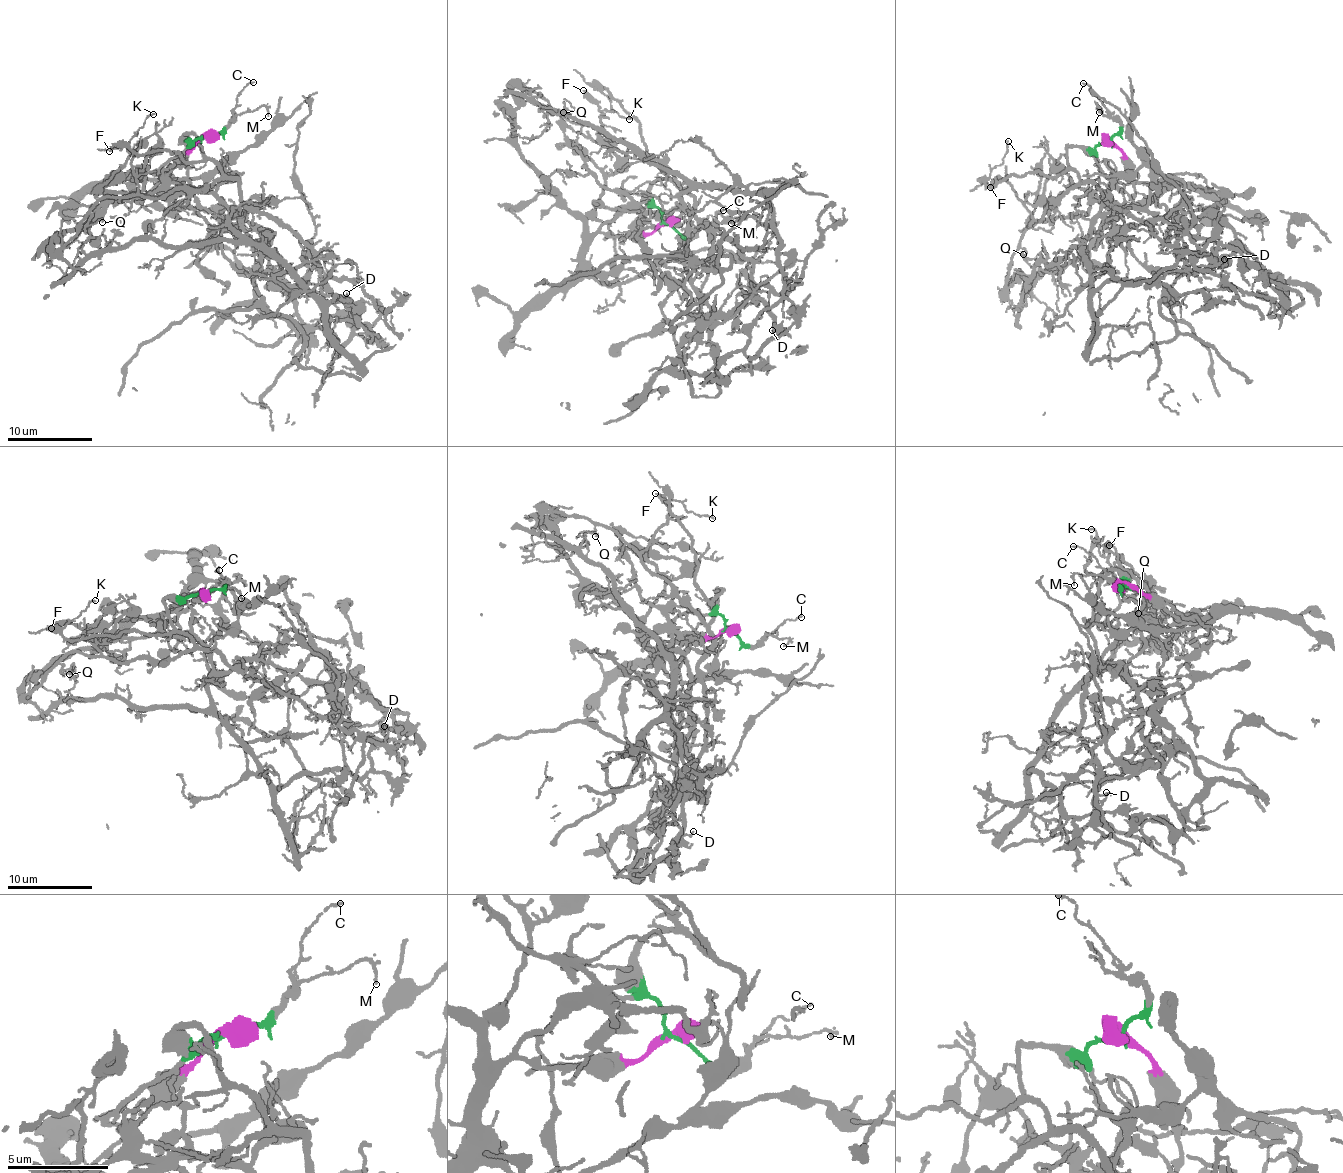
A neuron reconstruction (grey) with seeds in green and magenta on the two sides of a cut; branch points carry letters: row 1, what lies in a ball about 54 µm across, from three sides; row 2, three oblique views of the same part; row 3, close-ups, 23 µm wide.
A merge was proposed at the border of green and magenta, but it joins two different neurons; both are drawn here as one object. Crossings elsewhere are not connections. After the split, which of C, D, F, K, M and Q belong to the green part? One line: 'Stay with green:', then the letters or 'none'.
Stay with green: C, D, F, K, M, Q

